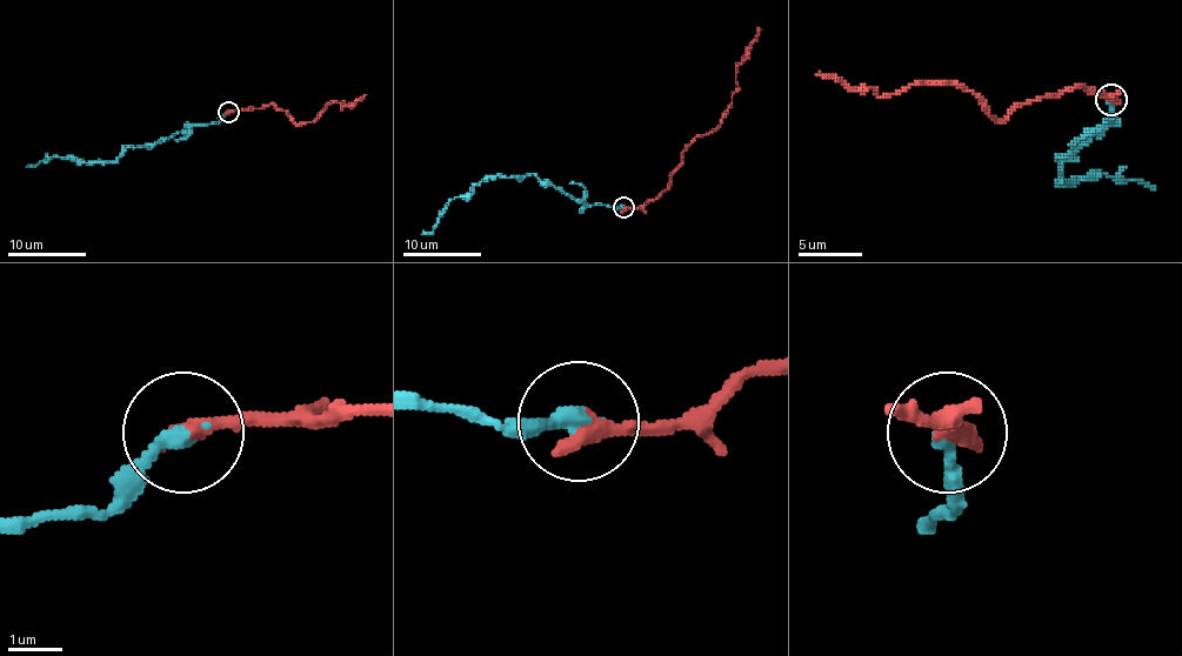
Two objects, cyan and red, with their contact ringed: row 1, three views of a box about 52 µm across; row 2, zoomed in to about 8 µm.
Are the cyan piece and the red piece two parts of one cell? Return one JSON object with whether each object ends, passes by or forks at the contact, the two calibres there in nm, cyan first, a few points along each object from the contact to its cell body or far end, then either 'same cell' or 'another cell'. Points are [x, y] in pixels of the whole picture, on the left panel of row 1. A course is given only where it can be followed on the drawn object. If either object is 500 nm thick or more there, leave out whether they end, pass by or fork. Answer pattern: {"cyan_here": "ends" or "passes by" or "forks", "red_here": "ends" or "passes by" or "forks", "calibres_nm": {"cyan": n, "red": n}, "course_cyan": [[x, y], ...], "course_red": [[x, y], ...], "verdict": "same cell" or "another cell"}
{"cyan_here": "ends", "red_here": "ends", "calibres_nm": {"cyan": 320, "red": 400}, "course_cyan": [[229, 112], [218, 124], [192, 126], [157, 144], [127, 147], [114, 161], [91, 162], [53, 156], [26, 167]], "course_red": [[229, 112], [272, 105], [298, 124], [311, 122], [331, 102], [342, 102], [340, 111], [364, 96]], "verdict": "another cell"}

